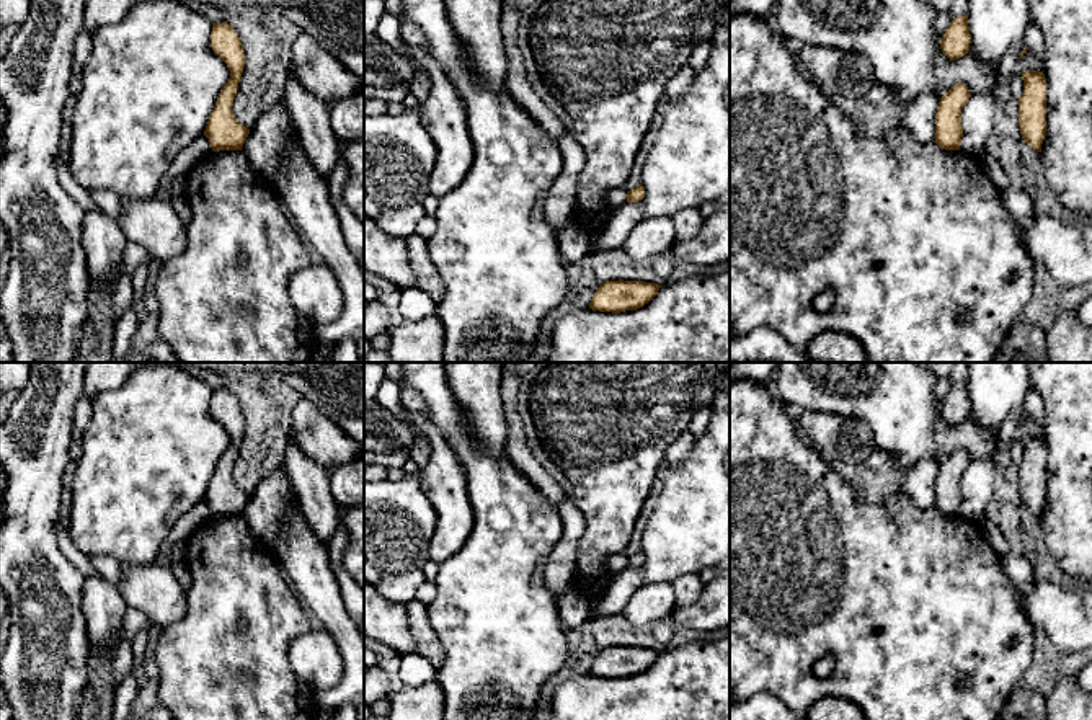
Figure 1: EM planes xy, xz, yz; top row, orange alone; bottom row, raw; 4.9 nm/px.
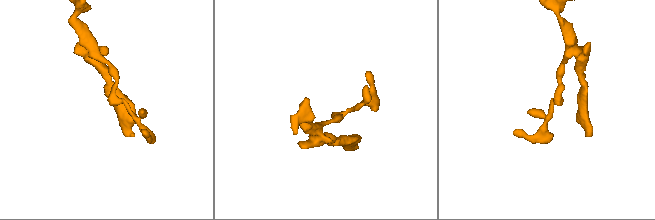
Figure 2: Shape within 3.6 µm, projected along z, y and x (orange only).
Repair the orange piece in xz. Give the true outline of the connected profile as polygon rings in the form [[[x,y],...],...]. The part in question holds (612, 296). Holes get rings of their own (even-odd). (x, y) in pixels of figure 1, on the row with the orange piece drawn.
[[[606,281],[594,292],[589,309],[620,313],[648,304],[661,286],[645,281]]]

